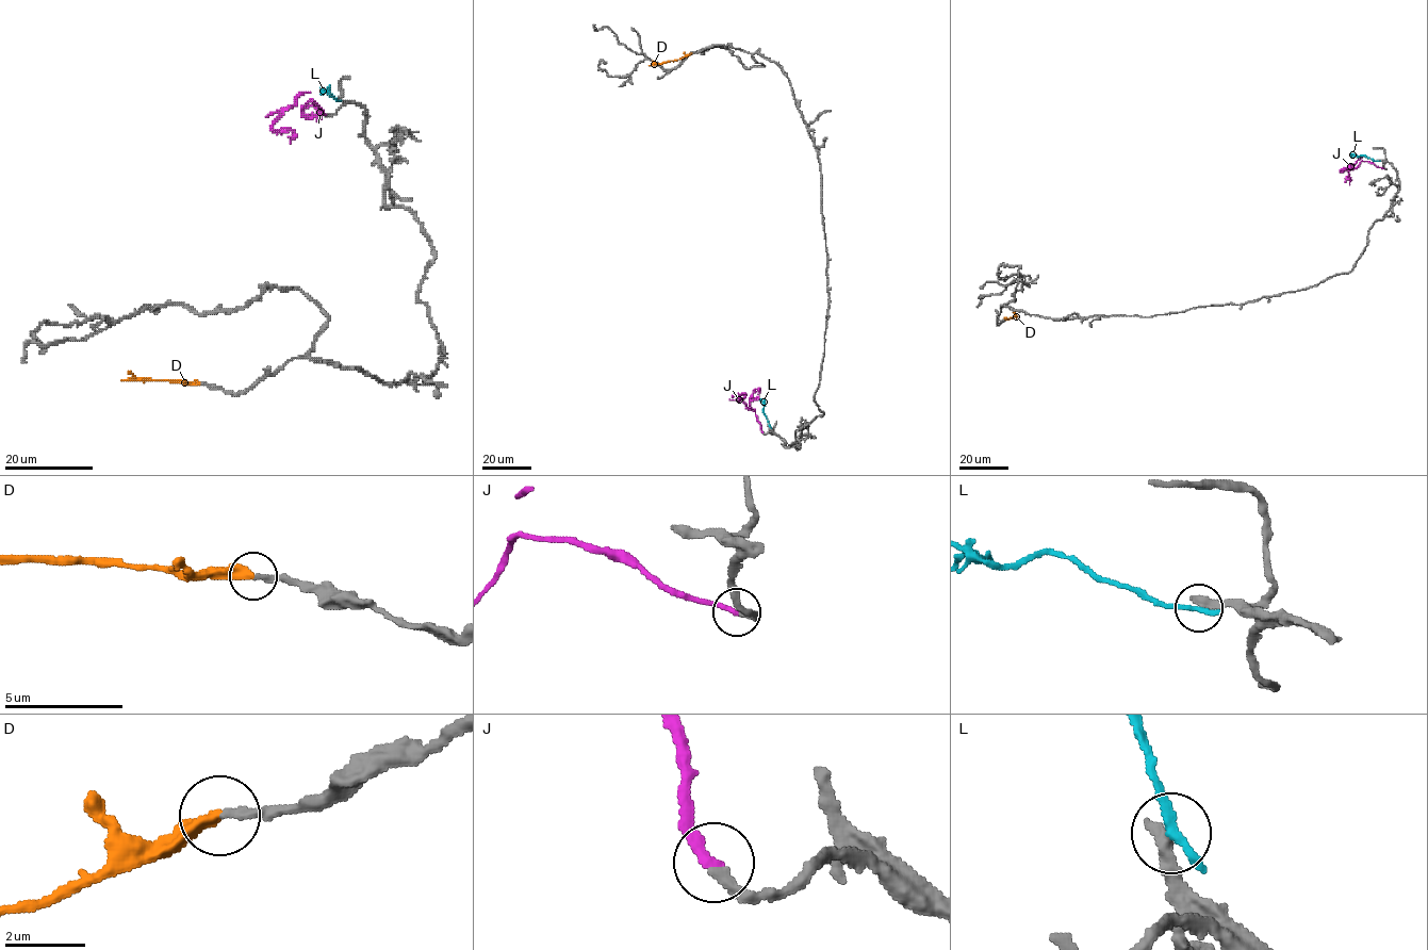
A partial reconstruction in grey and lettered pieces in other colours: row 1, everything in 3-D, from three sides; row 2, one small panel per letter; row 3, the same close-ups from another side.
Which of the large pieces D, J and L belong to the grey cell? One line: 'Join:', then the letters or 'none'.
Join: D, J

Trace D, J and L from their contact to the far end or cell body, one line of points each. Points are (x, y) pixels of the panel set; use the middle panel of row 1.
D: (691, 53), (649, 66)
J: (762, 431), (755, 410), (733, 396), (745, 394), (741, 392)
L: (770, 426), (760, 398)

